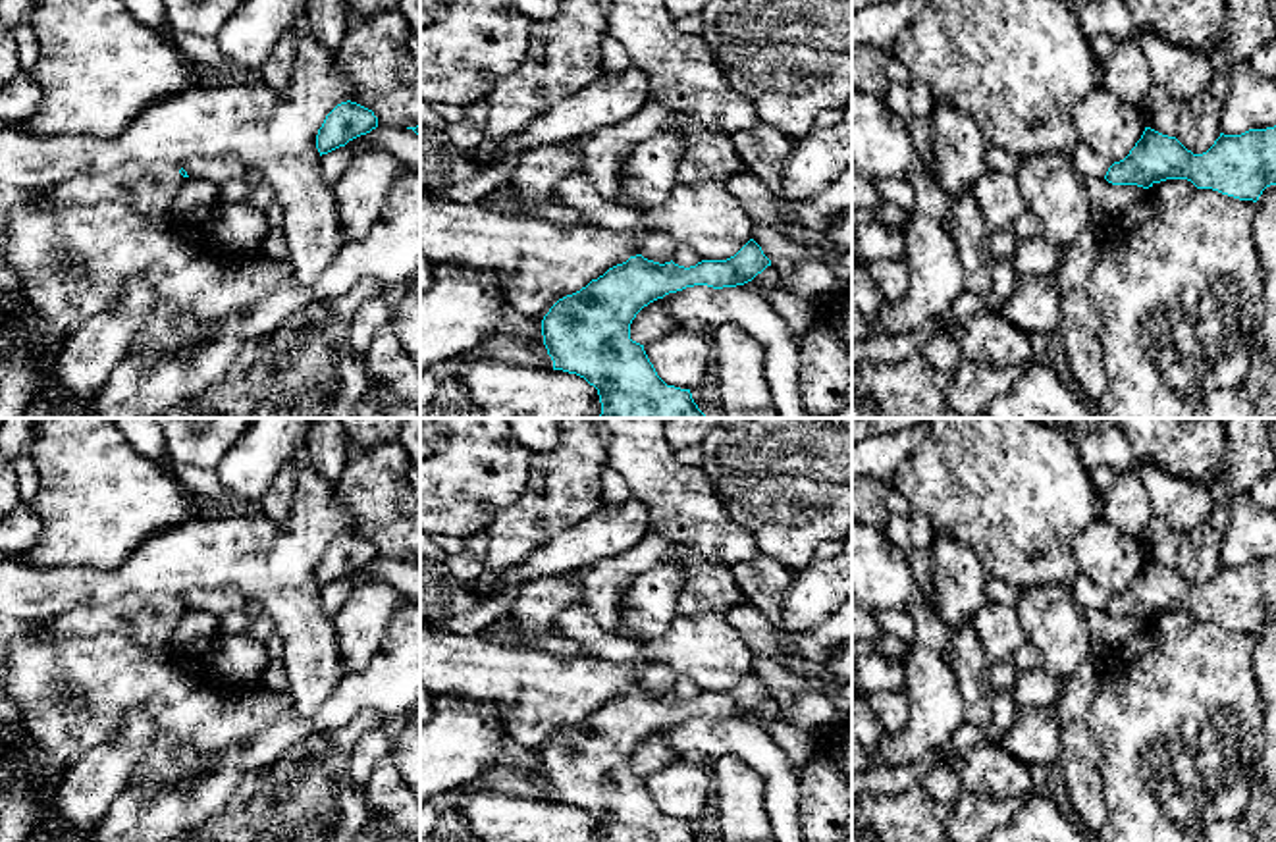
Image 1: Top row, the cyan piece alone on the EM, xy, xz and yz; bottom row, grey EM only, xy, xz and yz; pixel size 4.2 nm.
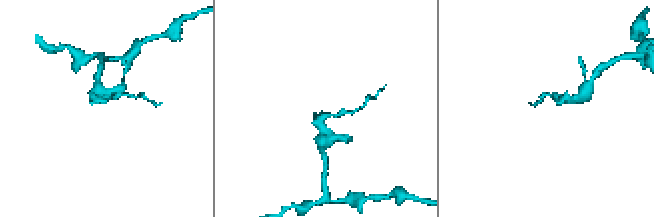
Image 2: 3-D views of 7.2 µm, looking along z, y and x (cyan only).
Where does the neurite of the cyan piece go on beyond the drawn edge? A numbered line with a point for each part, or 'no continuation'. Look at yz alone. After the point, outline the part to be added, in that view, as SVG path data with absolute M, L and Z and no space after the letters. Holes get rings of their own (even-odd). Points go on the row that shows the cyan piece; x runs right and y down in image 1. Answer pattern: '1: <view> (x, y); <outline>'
no continuation

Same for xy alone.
1: xy (147, 187); M125 162L110 171L83 171L42 189L40 198L62 206L91 206L104 200L129 204L152 224L168 218L185 177L179 164Z

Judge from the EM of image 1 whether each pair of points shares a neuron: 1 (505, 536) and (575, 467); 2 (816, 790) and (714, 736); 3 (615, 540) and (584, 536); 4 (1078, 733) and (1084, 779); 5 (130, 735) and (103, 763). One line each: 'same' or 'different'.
1: same
2: different
3: same
4: same
5: same

